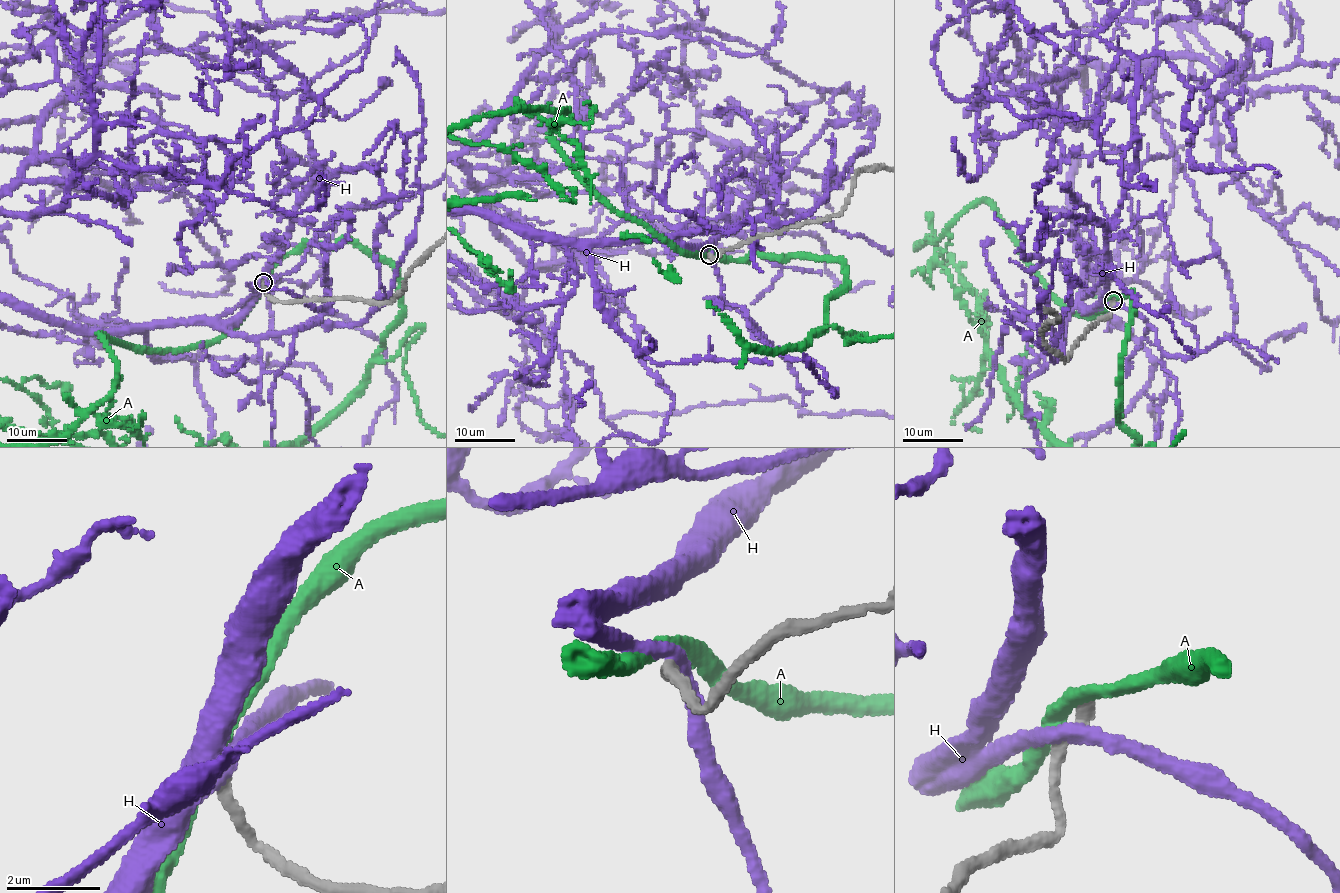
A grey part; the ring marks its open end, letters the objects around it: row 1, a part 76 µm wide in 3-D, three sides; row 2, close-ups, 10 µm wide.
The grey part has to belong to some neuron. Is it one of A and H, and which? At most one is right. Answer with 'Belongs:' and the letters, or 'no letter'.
Belongs: no letter

